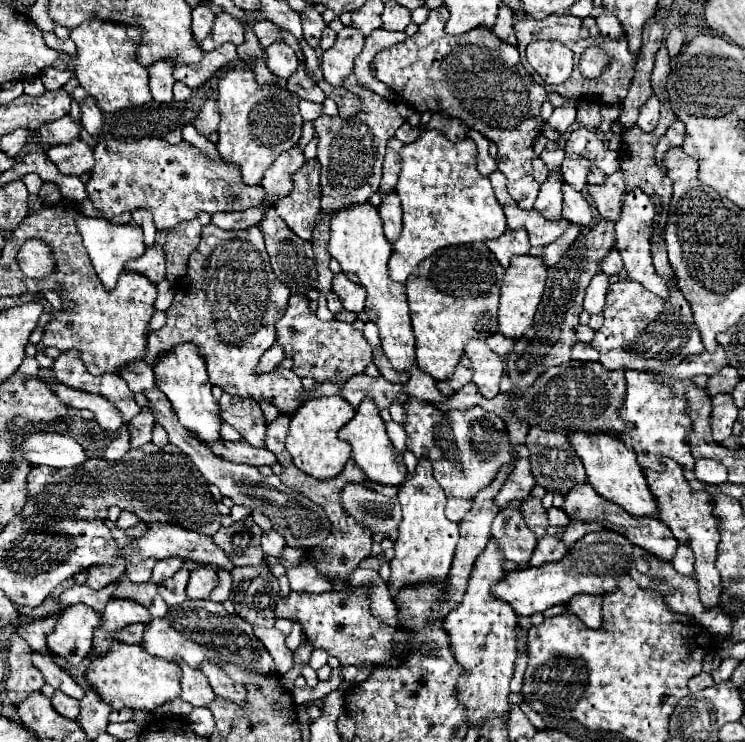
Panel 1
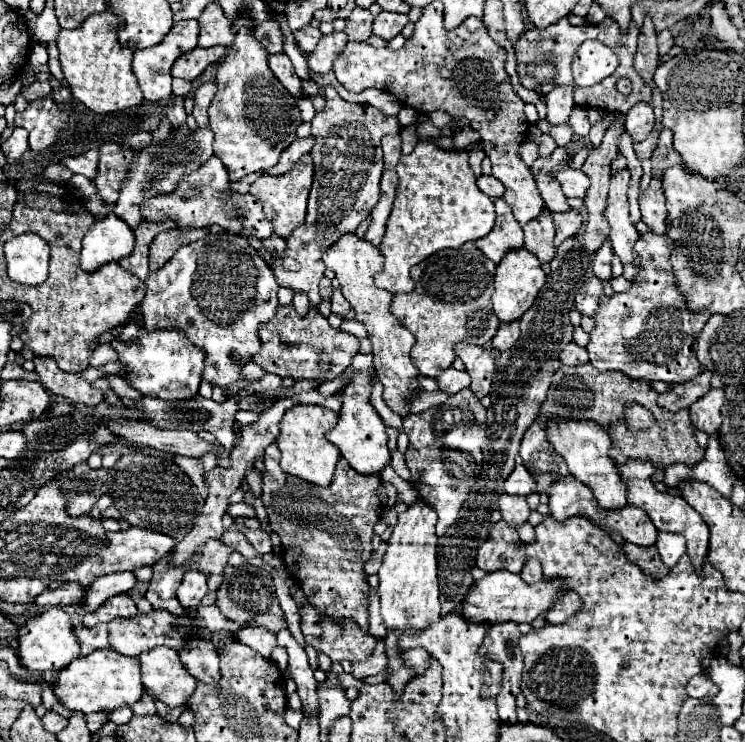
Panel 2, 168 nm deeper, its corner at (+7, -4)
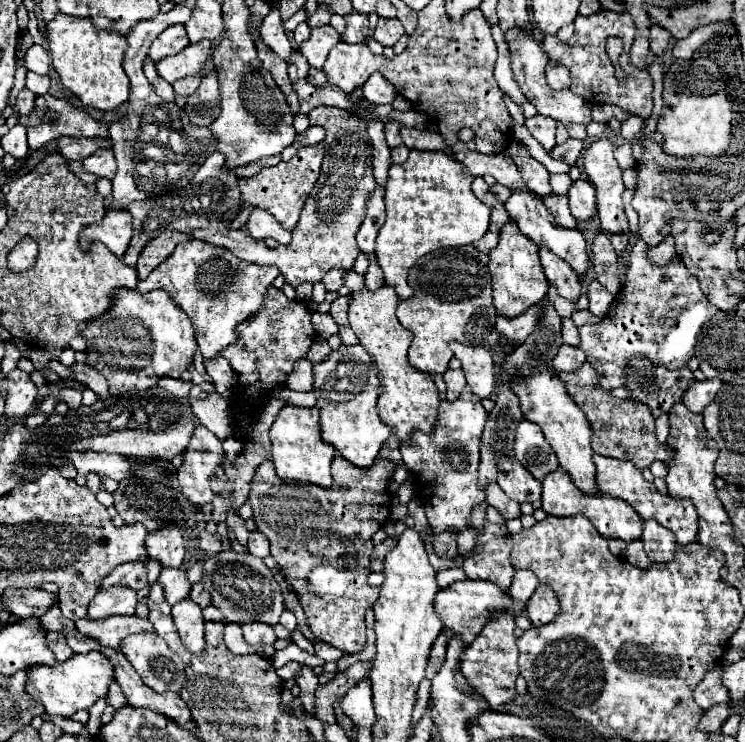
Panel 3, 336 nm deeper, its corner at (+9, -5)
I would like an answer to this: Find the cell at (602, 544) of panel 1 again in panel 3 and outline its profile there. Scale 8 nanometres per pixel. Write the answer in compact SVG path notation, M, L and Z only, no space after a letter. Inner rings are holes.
M471 579L457 581L441 589L439 595L435 597L435 611L439 613L445 629L449 629L451 633L461 633L465 645L471 645L471 641L481 633L481 627L493 621L497 613L509 613L517 617L517 615L525 615L525 607L527 603L519 603L507 591L503 591L491 581L471 581Z

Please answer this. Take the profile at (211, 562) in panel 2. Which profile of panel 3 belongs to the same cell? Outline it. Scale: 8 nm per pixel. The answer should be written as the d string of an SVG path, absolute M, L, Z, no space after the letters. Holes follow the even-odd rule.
M197 581L195 587L191 589L191 599L199 605L199 607L207 607L211 603L211 593L207 589L203 589L203 581Z

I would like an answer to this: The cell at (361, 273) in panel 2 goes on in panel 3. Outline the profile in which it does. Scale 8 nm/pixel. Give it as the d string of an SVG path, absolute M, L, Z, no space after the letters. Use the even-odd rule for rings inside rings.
M381 285L375 291L363 287L361 291L349 293L349 325L359 337L359 343L371 355L373 365L377 367L377 377L381 381L381 393L377 409L381 421L387 423L399 439L405 439L411 431L431 431L435 425L435 413L439 409L439 397L433 383L433 377L421 371L415 371L407 361L407 349L413 341L411 331L403 329L395 317L399 295L391 285Z

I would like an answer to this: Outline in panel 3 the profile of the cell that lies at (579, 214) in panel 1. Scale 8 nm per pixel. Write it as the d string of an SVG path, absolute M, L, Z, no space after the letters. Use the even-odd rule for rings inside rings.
M511 143L511 149L507 149L507 153L513 157L515 165L519 167L519 173L523 177L523 181L527 183L527 187L541 195L541 197L547 197L551 195L551 183L549 183L549 171L539 163L535 161L533 157L529 157L527 153L517 153L517 147L515 143Z

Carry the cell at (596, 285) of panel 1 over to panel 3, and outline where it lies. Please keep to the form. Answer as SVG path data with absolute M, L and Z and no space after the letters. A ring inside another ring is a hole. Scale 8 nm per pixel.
M591 281L587 285L587 297L589 297L589 311L597 317L603 317L613 303L613 295L607 289L603 289L599 281Z

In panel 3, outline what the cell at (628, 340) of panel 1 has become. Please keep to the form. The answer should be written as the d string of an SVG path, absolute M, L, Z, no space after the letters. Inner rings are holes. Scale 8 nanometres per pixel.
M643 239L633 245L627 281L617 293L615 303L599 323L579 327L579 347L585 351L587 361L597 371L599 383L605 389L623 387L627 381L629 361L637 355L667 369L685 367L693 357L701 327L717 313L717 309L707 303L695 275L691 275L681 261L663 267L653 265L647 251L649 245Z

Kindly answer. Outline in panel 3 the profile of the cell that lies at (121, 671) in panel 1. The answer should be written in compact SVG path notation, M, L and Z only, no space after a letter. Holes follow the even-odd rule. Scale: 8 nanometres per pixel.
M89 651L85 655L75 655L71 661L63 661L57 665L35 665L29 669L27 693L45 705L49 715L71 717L79 709L91 709L93 703L105 699L109 693L109 685L115 681L115 665L109 657L99 651Z

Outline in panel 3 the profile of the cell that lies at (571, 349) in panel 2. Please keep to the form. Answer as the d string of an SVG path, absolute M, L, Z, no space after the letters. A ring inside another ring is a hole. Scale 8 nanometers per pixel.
M561 345L559 353L553 359L553 367L555 371L575 371L585 363L585 353L579 347L571 347L571 345Z

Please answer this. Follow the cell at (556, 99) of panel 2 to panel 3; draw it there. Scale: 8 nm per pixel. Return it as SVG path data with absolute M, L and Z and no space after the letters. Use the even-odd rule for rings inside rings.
M547 65L545 77L547 77L547 83L553 91L563 91L563 89L569 89L569 85L571 85L571 77L569 77L569 71L565 67Z

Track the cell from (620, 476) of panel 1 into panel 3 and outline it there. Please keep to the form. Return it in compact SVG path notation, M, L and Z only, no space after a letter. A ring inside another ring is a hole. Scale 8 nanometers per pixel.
M547 369L529 379L513 381L513 391L517 393L517 397L521 401L521 411L523 411L525 419L537 423L543 429L543 435L545 435L547 443L553 447L553 451L559 459L559 465L571 475L573 483L583 493L599 495L601 491L599 491L599 485L595 479L597 469L593 463L593 449L591 449L593 427L587 421L587 417L583 415L583 411L571 401L563 383L559 381L559 377Z

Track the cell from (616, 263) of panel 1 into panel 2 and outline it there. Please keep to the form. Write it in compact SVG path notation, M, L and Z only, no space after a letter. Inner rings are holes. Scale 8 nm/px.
M603 242L603 246L597 250L595 258L593 258L593 272L597 278L601 280L611 280L611 258L613 258L613 248L611 242Z

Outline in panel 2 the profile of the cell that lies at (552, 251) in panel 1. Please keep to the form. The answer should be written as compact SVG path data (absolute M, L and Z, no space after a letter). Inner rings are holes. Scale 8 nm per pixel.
M569 210L569 212L561 212L561 214L553 214L553 224L557 228L555 234L555 246L559 246L563 240L575 236L583 224L581 220L581 212L579 210Z

